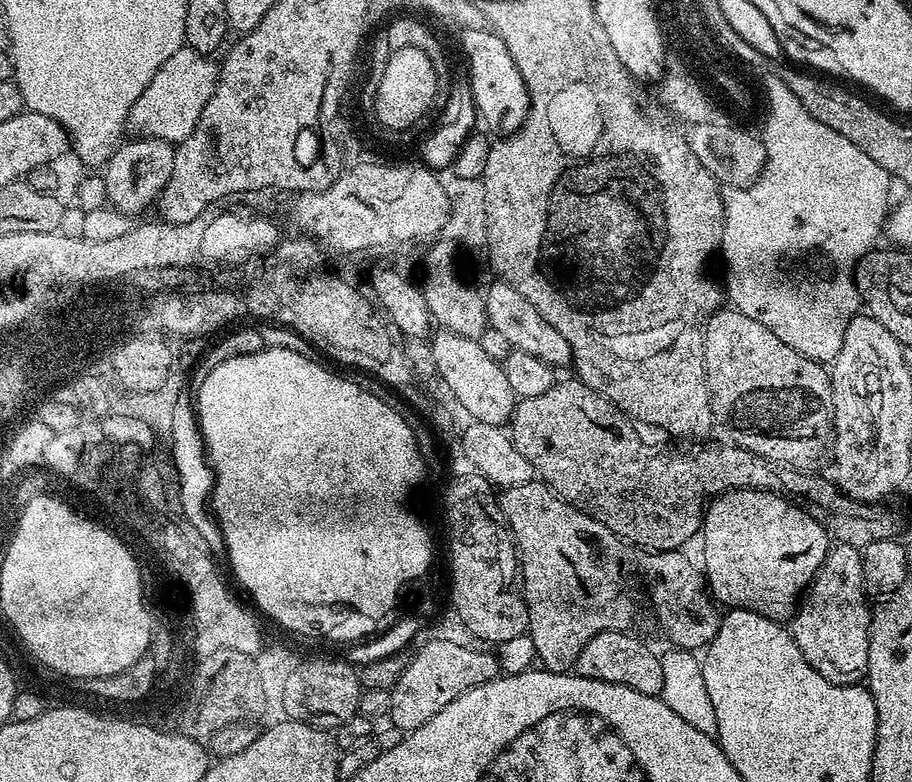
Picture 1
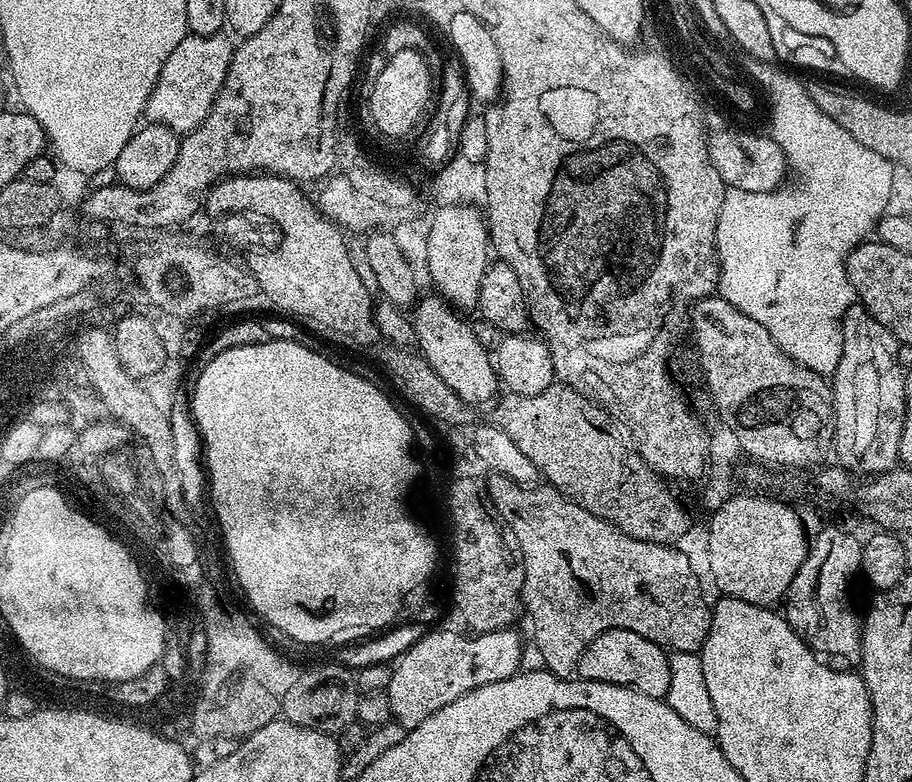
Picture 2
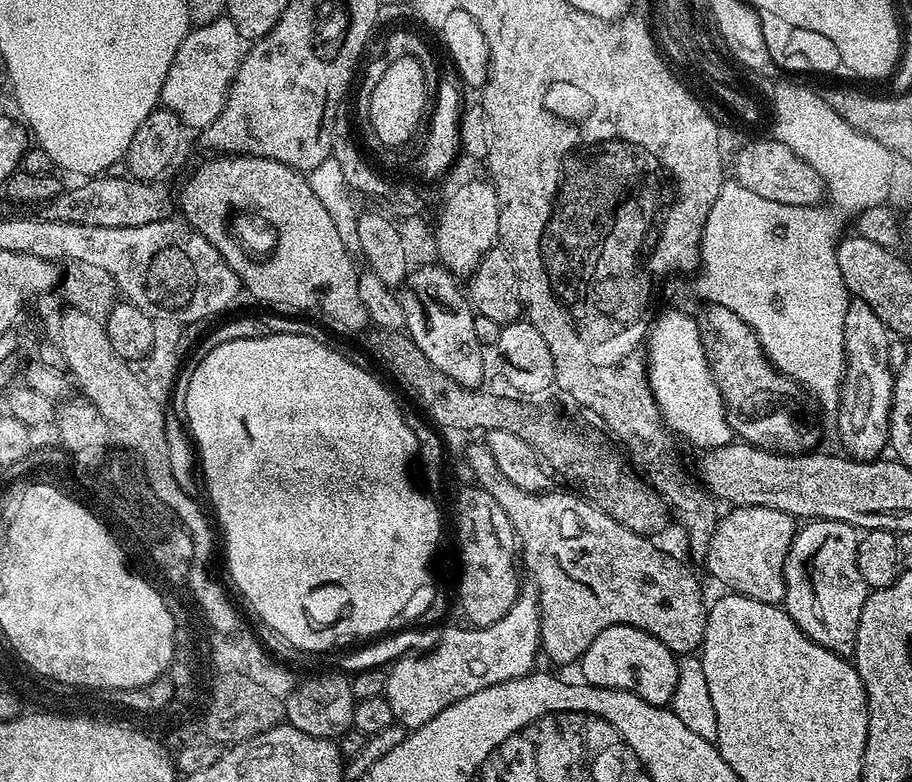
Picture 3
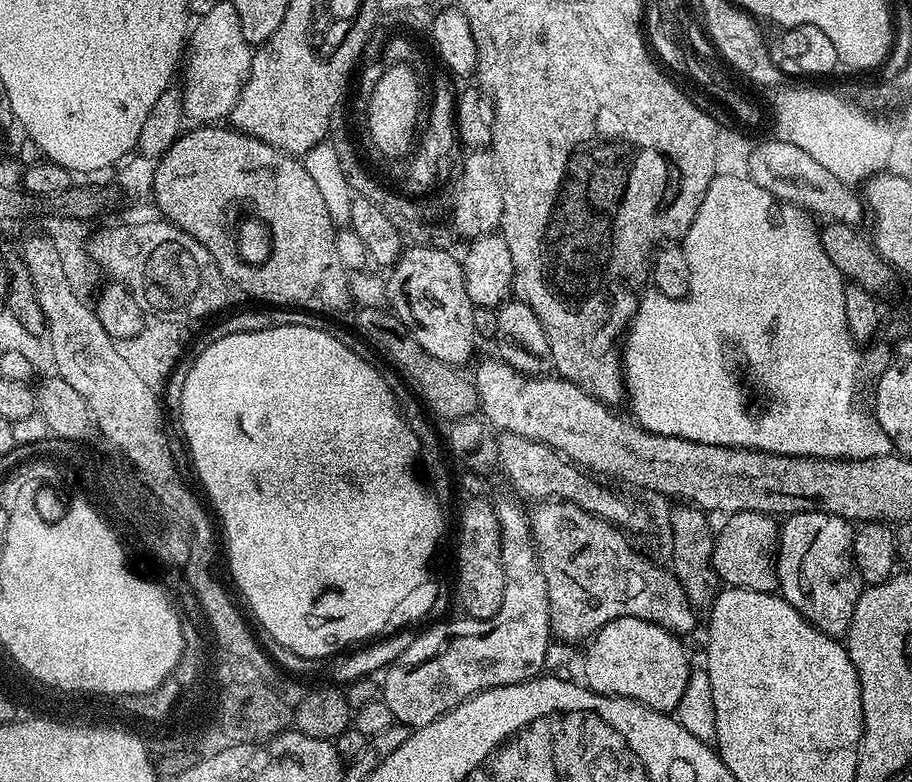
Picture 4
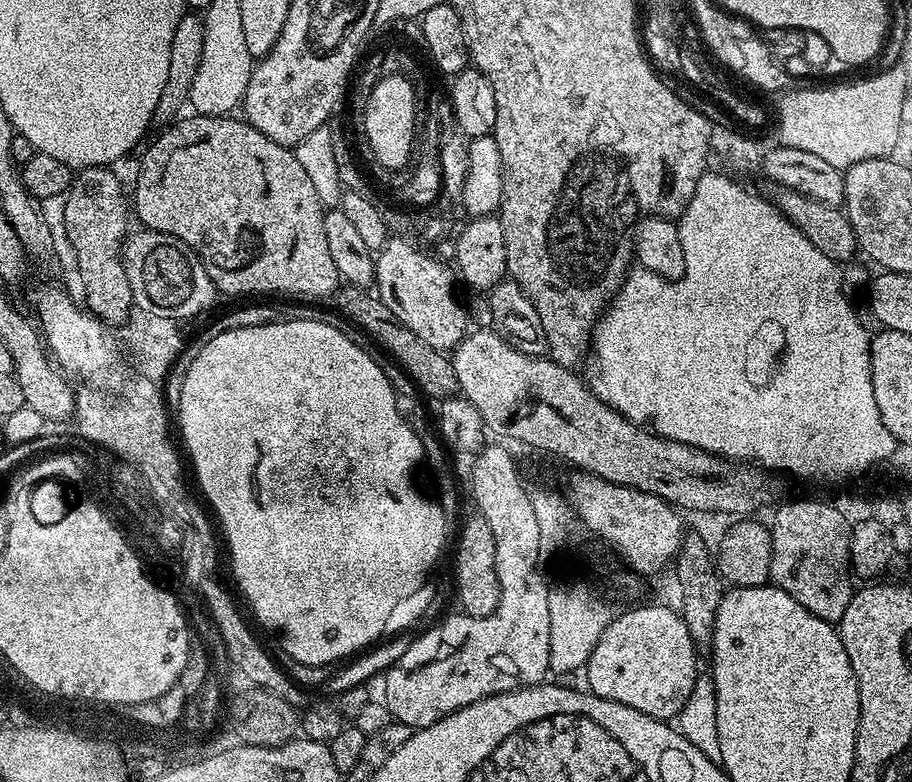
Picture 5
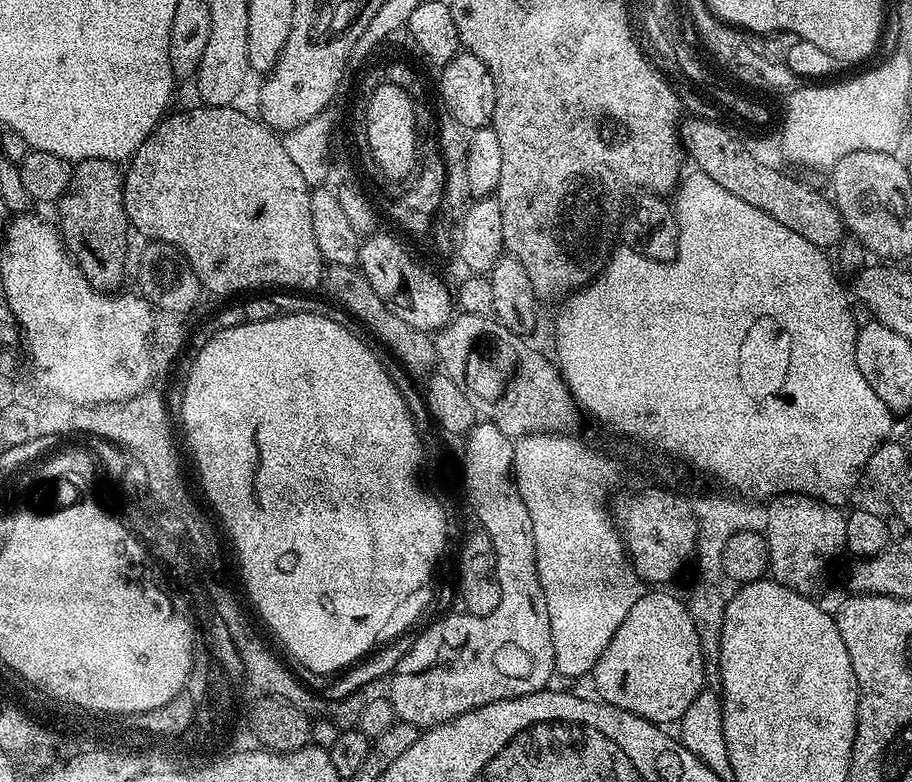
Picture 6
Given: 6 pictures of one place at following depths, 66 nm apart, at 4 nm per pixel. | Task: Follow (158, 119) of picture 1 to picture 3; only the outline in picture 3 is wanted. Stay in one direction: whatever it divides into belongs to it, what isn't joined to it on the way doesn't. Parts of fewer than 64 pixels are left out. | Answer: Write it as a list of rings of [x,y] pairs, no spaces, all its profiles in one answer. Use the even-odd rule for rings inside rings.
[[[227,15],[220,16],[209,24],[193,27],[186,34],[182,46],[178,46],[178,54],[174,54],[174,62],[166,74],[166,82],[162,86],[160,104],[170,109],[171,112],[176,112],[185,129],[203,130],[208,128],[210,122],[214,122],[214,118],[218,118],[218,114],[222,114],[222,106],[226,102],[238,66],[244,61],[245,51],[246,42],[242,38],[242,34],[238,34],[238,26],[234,26],[234,22],[229,20]]]

